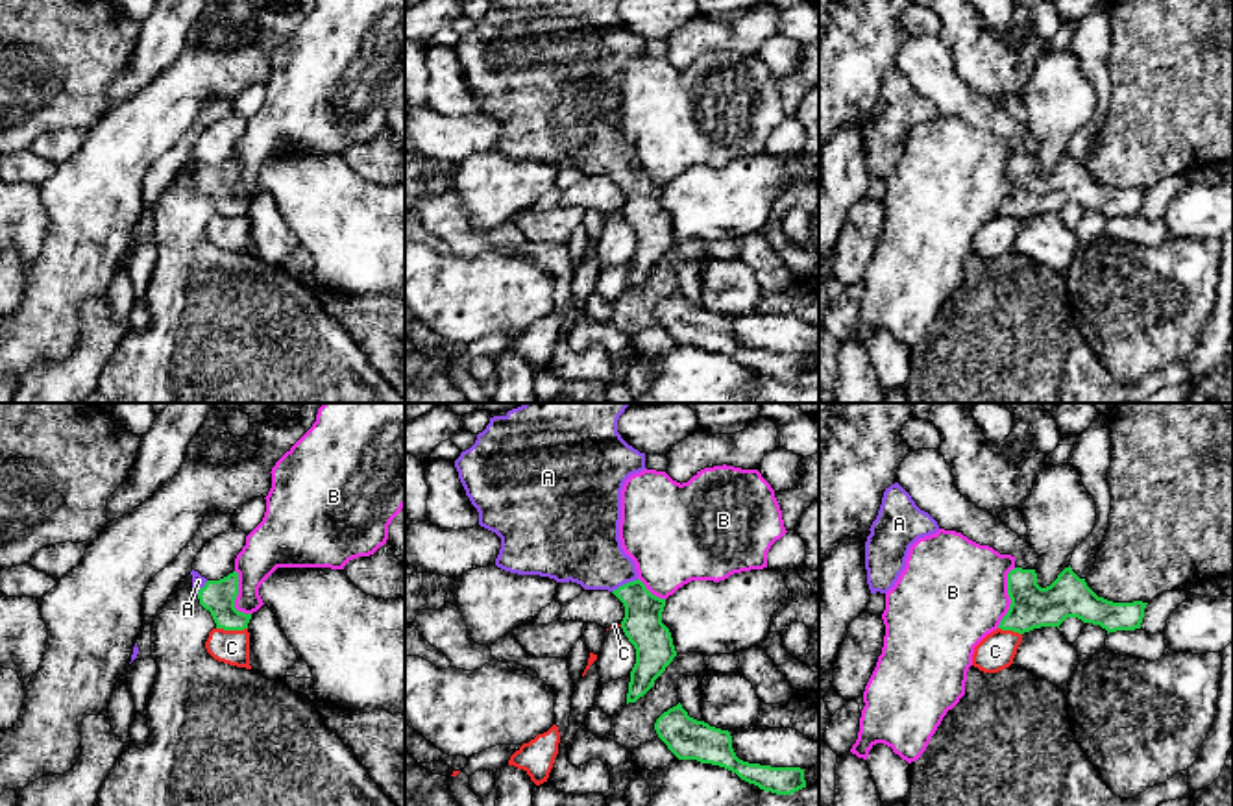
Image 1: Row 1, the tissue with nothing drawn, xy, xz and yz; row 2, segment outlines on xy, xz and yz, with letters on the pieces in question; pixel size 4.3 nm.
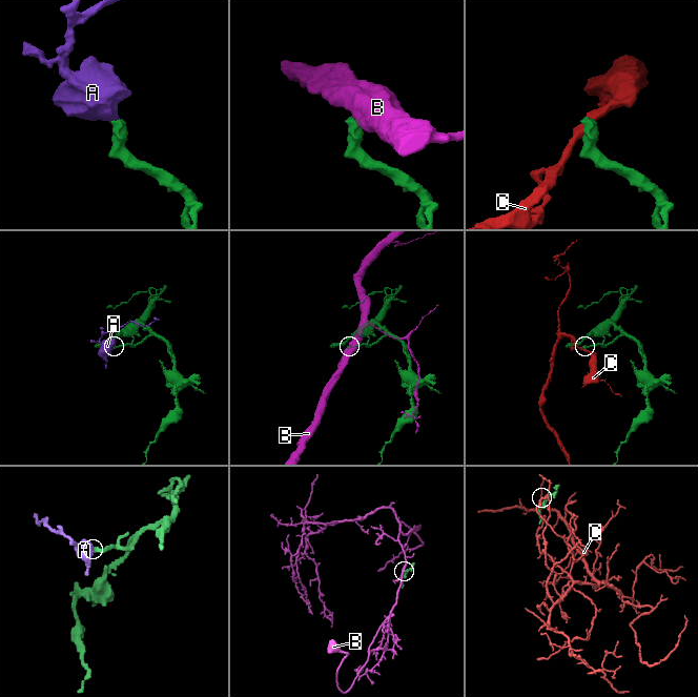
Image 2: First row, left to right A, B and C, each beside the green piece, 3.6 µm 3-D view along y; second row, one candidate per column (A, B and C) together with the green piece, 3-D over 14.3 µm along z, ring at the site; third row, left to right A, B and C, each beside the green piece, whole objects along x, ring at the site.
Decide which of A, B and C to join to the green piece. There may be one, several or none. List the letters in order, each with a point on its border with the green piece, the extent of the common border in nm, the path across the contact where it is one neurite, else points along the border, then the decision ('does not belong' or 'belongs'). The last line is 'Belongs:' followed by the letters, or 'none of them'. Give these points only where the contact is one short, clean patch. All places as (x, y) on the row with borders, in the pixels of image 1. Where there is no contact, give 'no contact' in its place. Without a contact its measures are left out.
A: xz (627, 583) | 130 nm | across xz (642, 623), (642, 607), (627, 583), (583, 546) | belongs
B: yz (1010, 598) | 280 nm | along yz (1015, 568), (1008, 573), (1010, 609), (997, 627) | does not belong
C: xy (231, 629) | 140 nm | along xy (217, 627), (246, 629) | does not belong
Belongs: A

